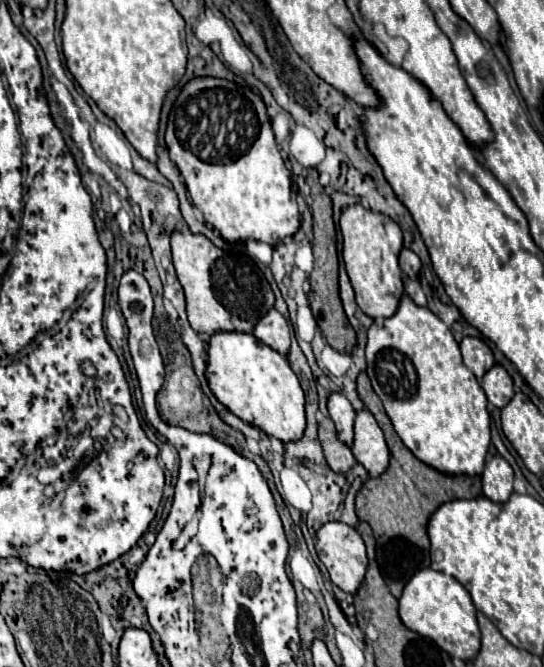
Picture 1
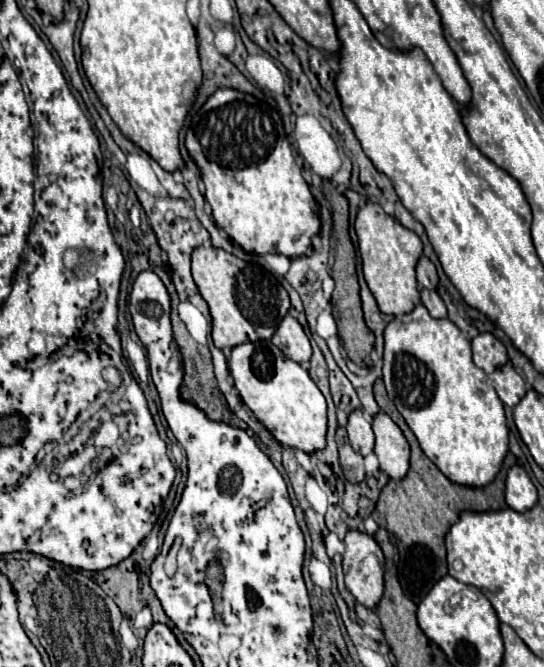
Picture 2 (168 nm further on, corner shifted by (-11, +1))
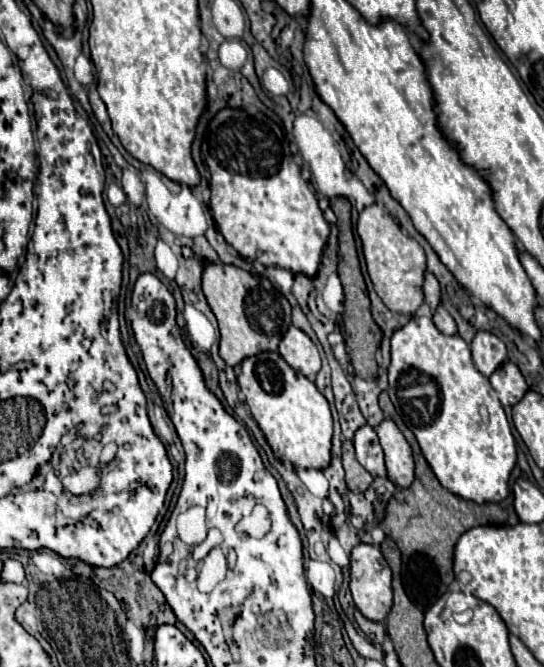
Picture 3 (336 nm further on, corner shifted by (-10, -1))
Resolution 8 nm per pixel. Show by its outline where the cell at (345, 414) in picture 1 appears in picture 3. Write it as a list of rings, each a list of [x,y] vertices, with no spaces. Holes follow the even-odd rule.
[[[361,426],[355,432],[353,438],[355,452],[359,464],[369,470],[373,476],[385,476],[385,464],[383,464],[383,450],[379,446],[379,438],[371,426]]]

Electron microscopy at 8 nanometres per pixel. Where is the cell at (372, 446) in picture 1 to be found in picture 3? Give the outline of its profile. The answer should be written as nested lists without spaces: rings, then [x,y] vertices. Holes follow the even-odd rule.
[[[385,418],[377,428],[375,428],[381,448],[385,452],[385,466],[387,466],[387,476],[395,486],[407,488],[413,482],[413,454],[411,446],[407,444],[405,436],[401,430]]]

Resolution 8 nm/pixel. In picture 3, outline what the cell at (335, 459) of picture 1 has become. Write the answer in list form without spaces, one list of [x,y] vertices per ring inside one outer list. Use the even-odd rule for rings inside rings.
[[[345,440],[343,446],[341,446],[341,450],[343,450],[341,460],[343,460],[343,468],[345,468],[345,482],[347,482],[349,490],[355,492],[355,494],[367,490],[369,484],[373,482],[373,476],[367,470],[363,470],[363,466],[355,460],[353,442]]]

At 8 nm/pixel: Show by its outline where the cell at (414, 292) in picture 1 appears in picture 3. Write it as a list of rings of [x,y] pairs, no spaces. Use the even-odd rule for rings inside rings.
[[[439,304],[435,314],[433,314],[433,322],[435,326],[443,332],[443,334],[457,334],[457,326],[455,326],[455,320],[451,318],[451,314]]]

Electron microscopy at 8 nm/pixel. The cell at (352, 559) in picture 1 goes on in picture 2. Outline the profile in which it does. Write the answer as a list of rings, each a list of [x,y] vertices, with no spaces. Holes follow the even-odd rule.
[[[356,530],[348,532],[344,544],[346,588],[356,602],[374,610],[384,594],[384,554],[370,534]]]

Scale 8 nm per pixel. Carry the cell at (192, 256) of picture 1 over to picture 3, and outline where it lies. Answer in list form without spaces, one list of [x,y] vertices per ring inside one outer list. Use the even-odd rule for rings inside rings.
[[[209,262],[203,268],[203,294],[219,322],[219,354],[229,366],[263,350],[277,350],[279,340],[291,326],[291,306],[287,298],[267,278],[259,274],[253,276],[233,264]]]

